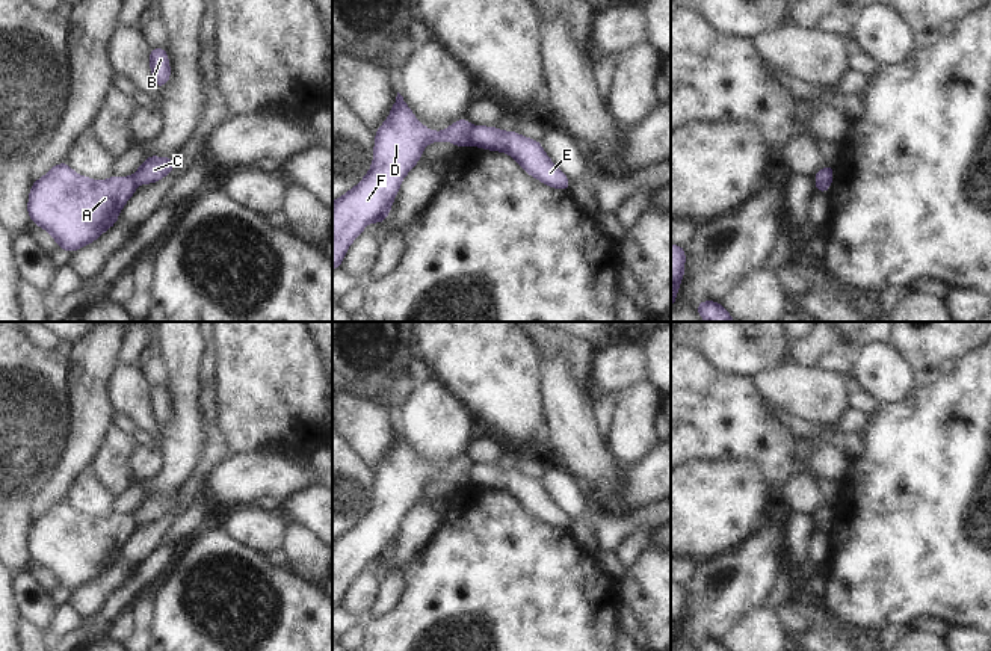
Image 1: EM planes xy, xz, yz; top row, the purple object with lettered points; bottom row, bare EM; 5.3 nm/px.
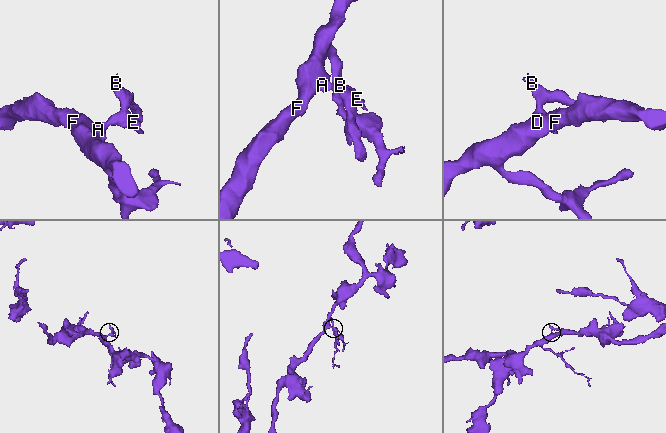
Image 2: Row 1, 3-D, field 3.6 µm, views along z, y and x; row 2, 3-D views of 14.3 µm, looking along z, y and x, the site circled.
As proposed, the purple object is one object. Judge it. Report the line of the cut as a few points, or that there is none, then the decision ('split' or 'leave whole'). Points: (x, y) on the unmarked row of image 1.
xz (473, 465), (469, 481) | split

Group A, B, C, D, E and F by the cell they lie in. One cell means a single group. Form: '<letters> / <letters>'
A D F / B C E

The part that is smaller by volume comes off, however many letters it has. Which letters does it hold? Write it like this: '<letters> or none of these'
B, C, E.

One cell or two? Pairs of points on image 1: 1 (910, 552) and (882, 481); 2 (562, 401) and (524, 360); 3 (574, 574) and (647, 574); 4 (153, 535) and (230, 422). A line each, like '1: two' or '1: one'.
1: one
2: two
3: two
4: two

